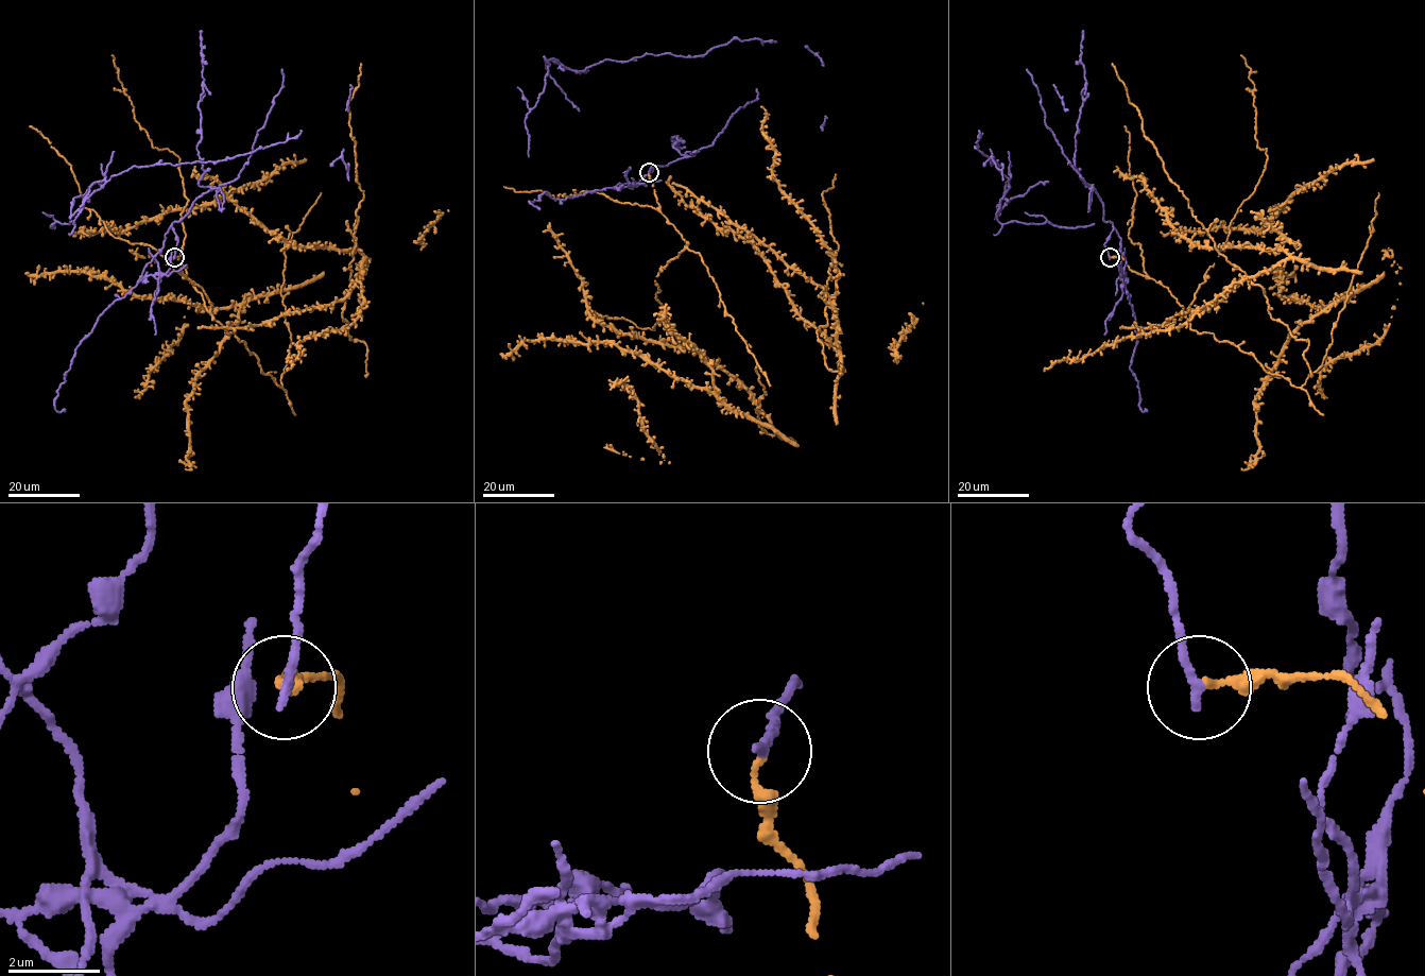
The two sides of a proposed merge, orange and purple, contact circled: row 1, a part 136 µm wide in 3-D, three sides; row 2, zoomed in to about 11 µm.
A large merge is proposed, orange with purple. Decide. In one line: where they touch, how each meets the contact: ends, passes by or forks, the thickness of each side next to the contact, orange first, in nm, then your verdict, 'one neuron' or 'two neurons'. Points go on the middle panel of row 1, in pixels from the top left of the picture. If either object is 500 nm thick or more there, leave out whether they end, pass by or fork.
(649, 172) | orange ends | purple ends | 180/220 nm | two neurons

